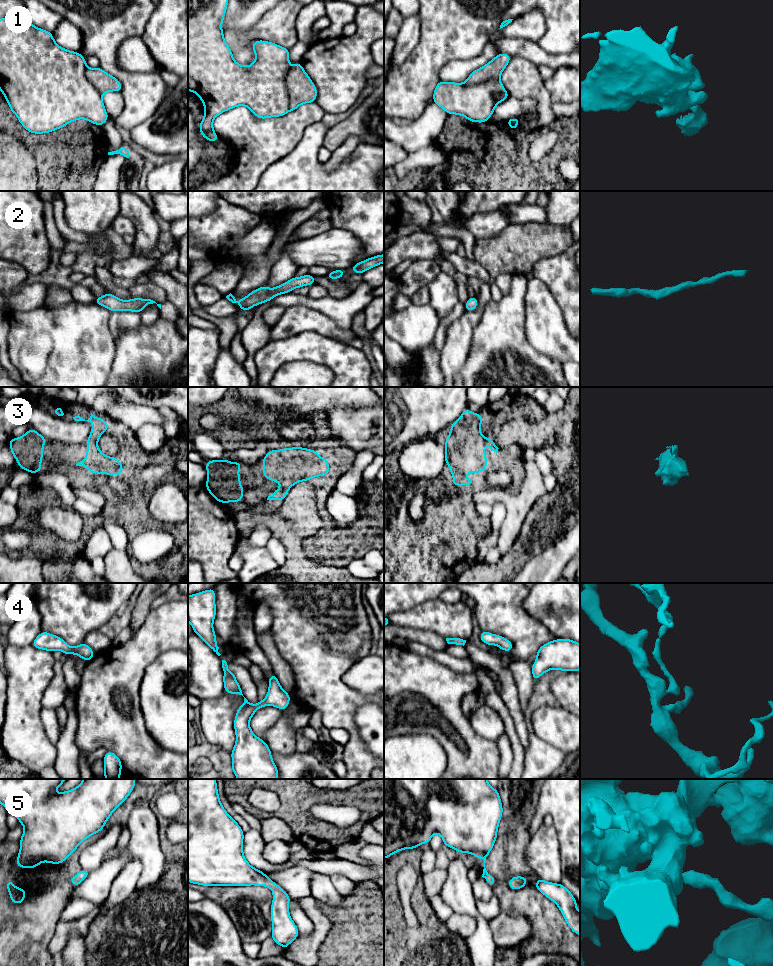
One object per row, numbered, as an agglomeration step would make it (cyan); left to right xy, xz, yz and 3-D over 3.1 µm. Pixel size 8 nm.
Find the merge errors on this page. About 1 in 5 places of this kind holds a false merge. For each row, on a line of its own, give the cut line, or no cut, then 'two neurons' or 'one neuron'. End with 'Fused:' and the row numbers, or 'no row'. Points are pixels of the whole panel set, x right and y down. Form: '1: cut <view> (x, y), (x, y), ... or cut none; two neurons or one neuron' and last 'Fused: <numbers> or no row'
1: cut none; one neuron
2: cut none; one neuron
3: cut none; one neuron
4: cut none; one neuron
5: cut none; one neuron
Fused: no row

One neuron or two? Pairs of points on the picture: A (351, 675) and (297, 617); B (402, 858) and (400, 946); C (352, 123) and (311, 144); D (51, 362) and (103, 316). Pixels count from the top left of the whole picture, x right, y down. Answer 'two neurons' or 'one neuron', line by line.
A: two neurons
B: one neuron
C: two neurons
D: one neuron

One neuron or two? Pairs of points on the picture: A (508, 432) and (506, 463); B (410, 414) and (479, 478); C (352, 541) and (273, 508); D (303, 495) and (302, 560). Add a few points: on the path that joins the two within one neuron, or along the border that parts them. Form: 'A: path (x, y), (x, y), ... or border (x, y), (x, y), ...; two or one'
A: border (521, 447), (510, 444), (499, 448); two
B: border (453, 421), (433, 436); two
C: path (326, 519), (321, 488), (309, 476), (292, 479); one
D: path (294, 511), (293, 544); one

